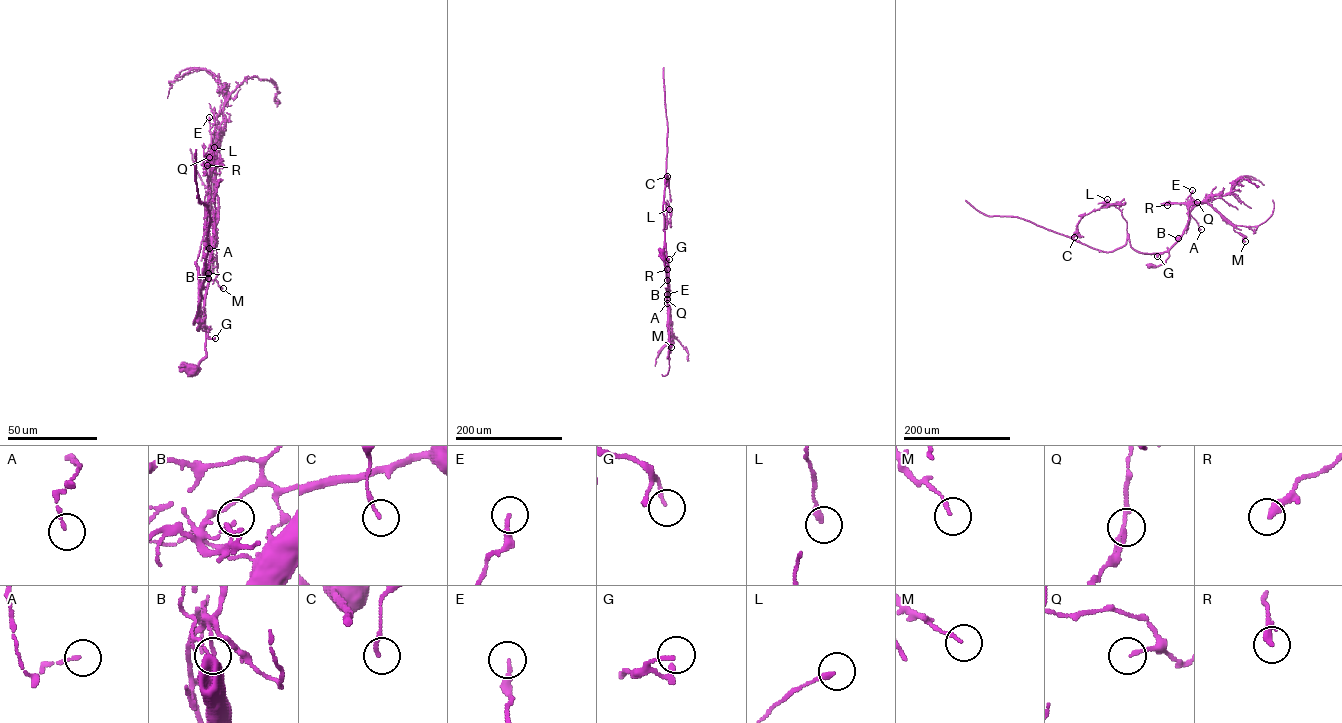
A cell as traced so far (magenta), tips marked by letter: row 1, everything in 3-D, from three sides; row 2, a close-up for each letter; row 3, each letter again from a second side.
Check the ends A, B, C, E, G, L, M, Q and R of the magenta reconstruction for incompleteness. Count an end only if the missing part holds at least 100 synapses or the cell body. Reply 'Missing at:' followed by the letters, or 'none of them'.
Missing at: none of them

